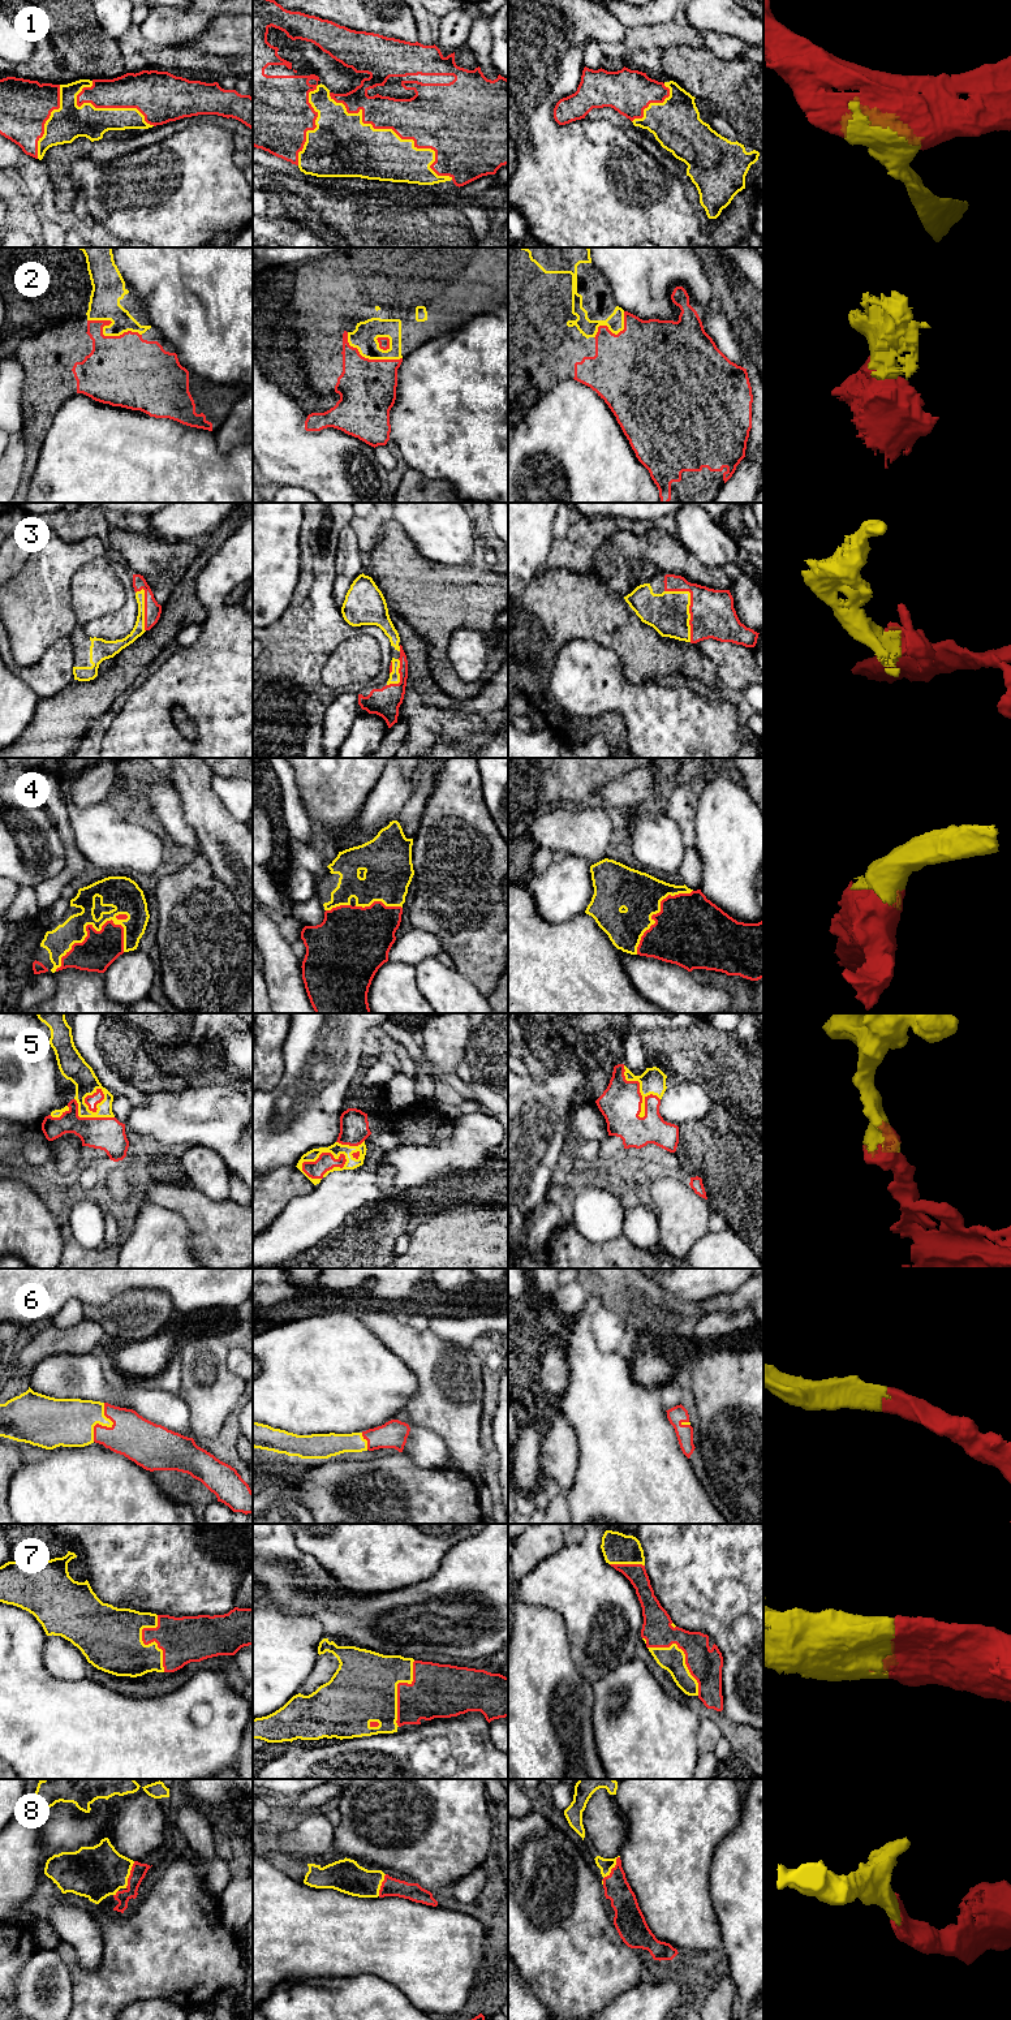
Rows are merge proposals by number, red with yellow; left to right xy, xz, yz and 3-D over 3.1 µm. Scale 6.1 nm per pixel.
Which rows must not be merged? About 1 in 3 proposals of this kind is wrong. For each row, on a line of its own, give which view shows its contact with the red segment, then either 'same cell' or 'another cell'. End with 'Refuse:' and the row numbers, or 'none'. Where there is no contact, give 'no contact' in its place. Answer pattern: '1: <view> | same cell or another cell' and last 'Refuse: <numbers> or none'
1: xz | same cell
2: xy | same cell
3: yz | same cell
4: xy | same cell
5: xz | same cell
6: xy | same cell
7: xy | same cell
8: yz | same cell
Refuse: none

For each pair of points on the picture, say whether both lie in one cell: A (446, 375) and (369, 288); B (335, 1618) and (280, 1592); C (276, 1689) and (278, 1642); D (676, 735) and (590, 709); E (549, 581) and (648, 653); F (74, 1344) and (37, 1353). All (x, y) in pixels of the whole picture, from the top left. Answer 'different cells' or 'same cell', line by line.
A: different cells
B: same cell
C: same cell
D: same cell
E: same cell
F: same cell

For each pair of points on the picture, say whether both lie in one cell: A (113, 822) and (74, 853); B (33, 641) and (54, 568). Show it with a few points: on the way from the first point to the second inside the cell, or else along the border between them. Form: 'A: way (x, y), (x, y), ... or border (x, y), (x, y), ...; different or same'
A: border (68, 821), (76, 845), (89, 864); different
B: way (34, 623), (35, 604), (43, 586); same

